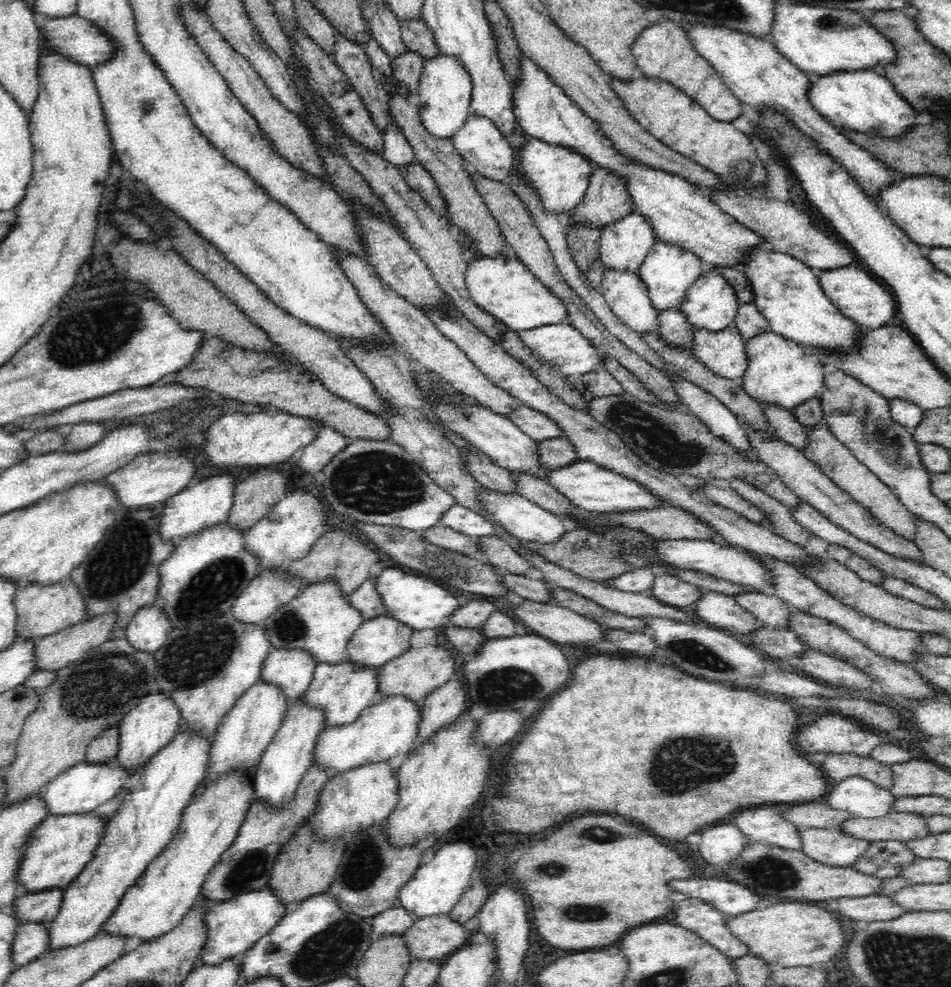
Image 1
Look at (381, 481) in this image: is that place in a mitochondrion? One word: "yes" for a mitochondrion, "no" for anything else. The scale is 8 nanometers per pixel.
yes

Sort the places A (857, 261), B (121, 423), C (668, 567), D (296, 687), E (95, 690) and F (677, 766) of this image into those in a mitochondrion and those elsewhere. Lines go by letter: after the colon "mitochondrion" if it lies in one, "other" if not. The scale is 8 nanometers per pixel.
A: other
B: other
C: other
D: other
E: mitochondrion
F: mitochondrion

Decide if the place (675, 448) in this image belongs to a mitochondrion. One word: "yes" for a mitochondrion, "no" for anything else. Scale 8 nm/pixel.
yes

